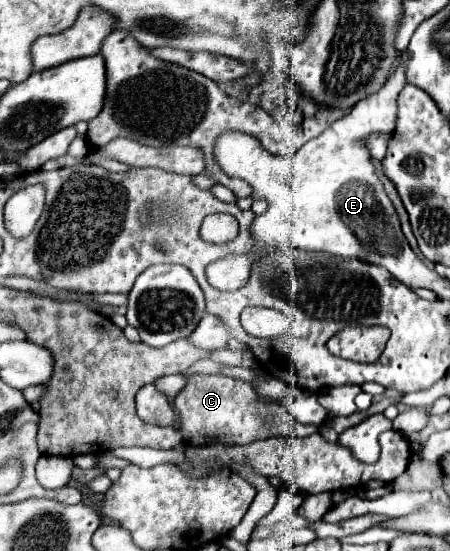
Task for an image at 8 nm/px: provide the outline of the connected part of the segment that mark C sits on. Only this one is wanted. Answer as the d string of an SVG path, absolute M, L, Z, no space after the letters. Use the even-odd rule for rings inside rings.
M194 374L188 378L186 388L174 398L174 410L180 416L180 434L186 444L206 446L206 444L250 444L270 436L308 436L316 432L316 426L302 426L294 416L282 406L282 402L272 402L258 398L252 384L228 376L204 376ZM266 414L274 416L274 426L266 424Z

